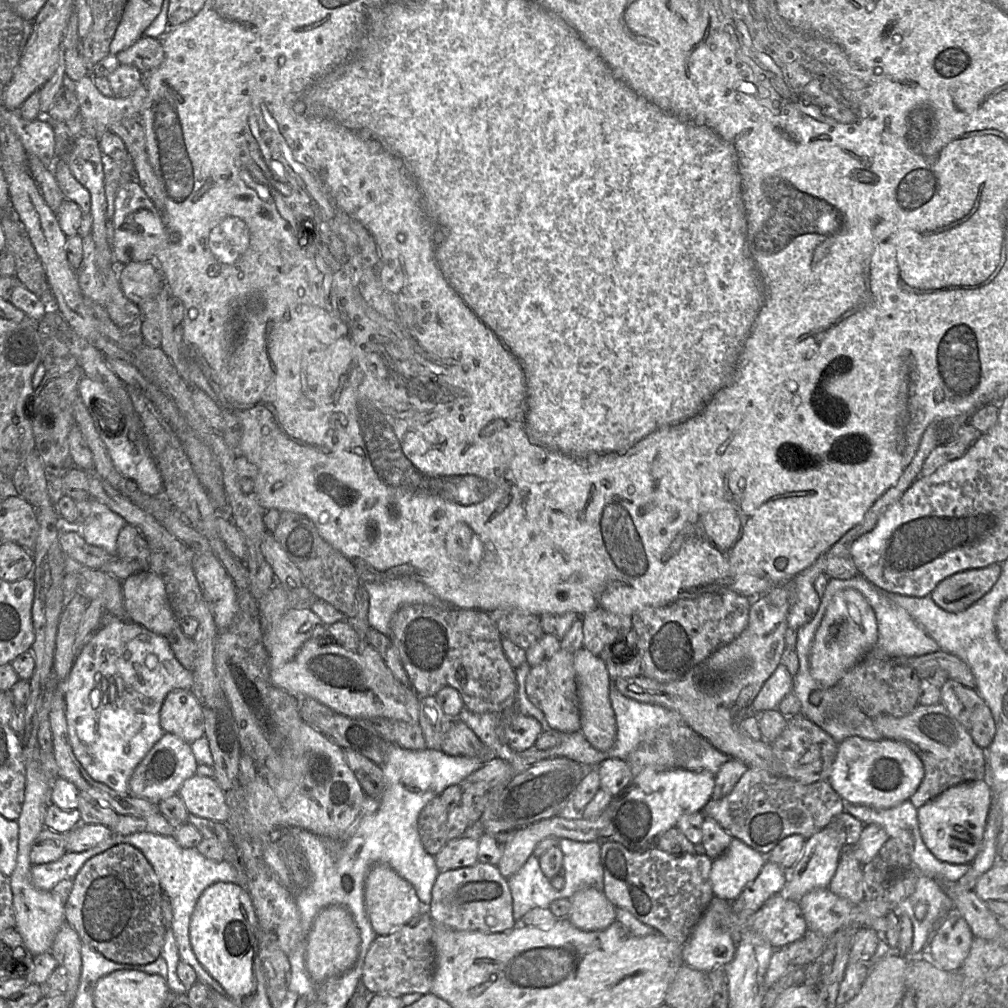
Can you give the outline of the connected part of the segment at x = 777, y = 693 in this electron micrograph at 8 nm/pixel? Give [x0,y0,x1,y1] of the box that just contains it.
[750,663,793,714]

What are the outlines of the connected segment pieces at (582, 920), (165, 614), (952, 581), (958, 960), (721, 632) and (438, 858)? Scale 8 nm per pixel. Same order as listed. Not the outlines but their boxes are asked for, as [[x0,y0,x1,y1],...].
[[567,887,616,931],[122,569,179,637],[930,564,1001,612],[921,911,974,970],[631,587,752,682],[434,836,478,872]]

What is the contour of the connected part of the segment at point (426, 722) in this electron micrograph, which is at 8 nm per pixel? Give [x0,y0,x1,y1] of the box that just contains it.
[418,696,458,750]

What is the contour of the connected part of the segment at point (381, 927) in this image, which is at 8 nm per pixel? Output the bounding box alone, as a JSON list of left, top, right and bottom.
[364,863,428,935]

